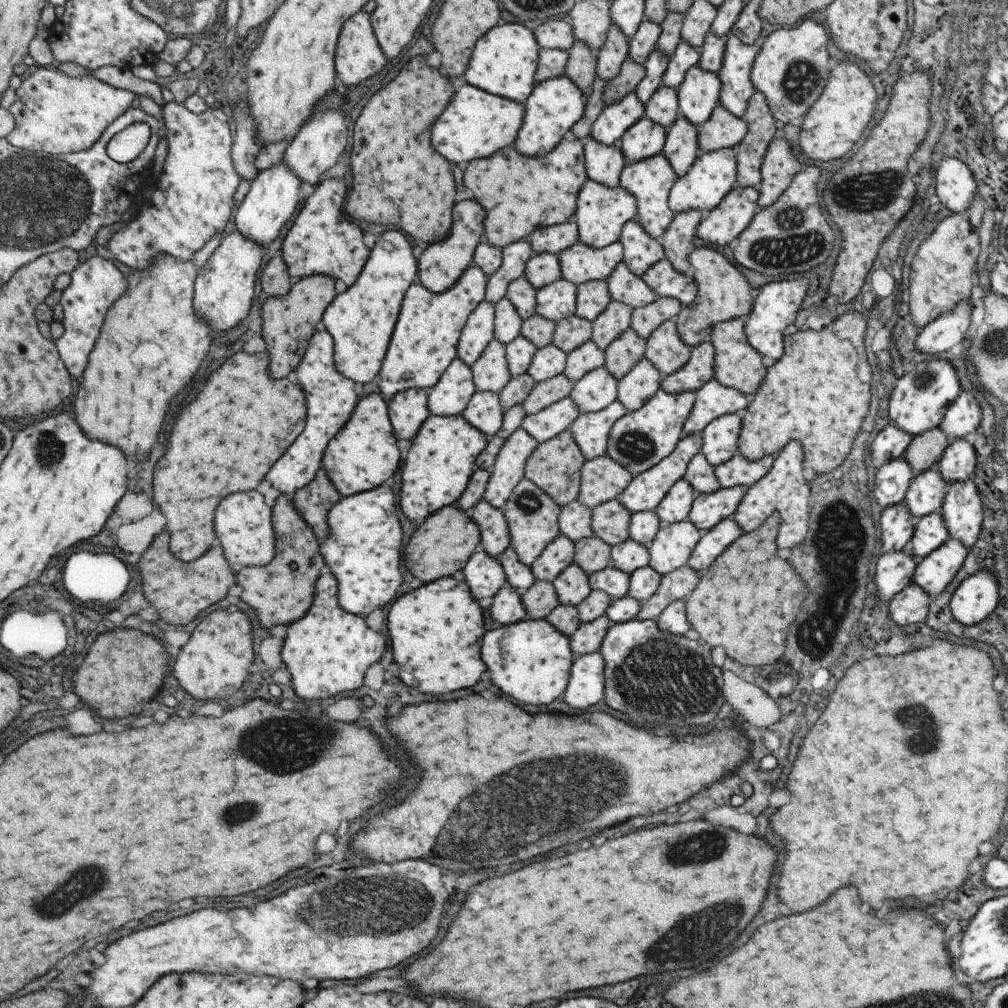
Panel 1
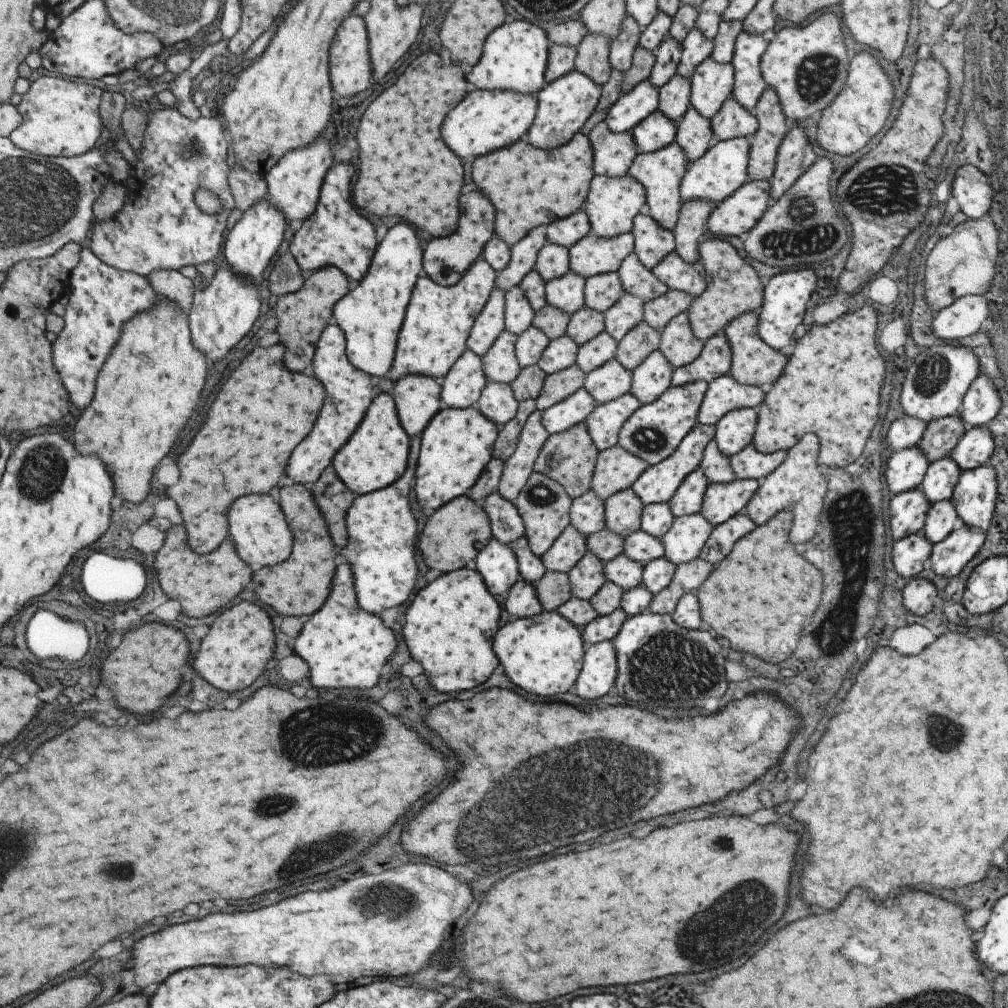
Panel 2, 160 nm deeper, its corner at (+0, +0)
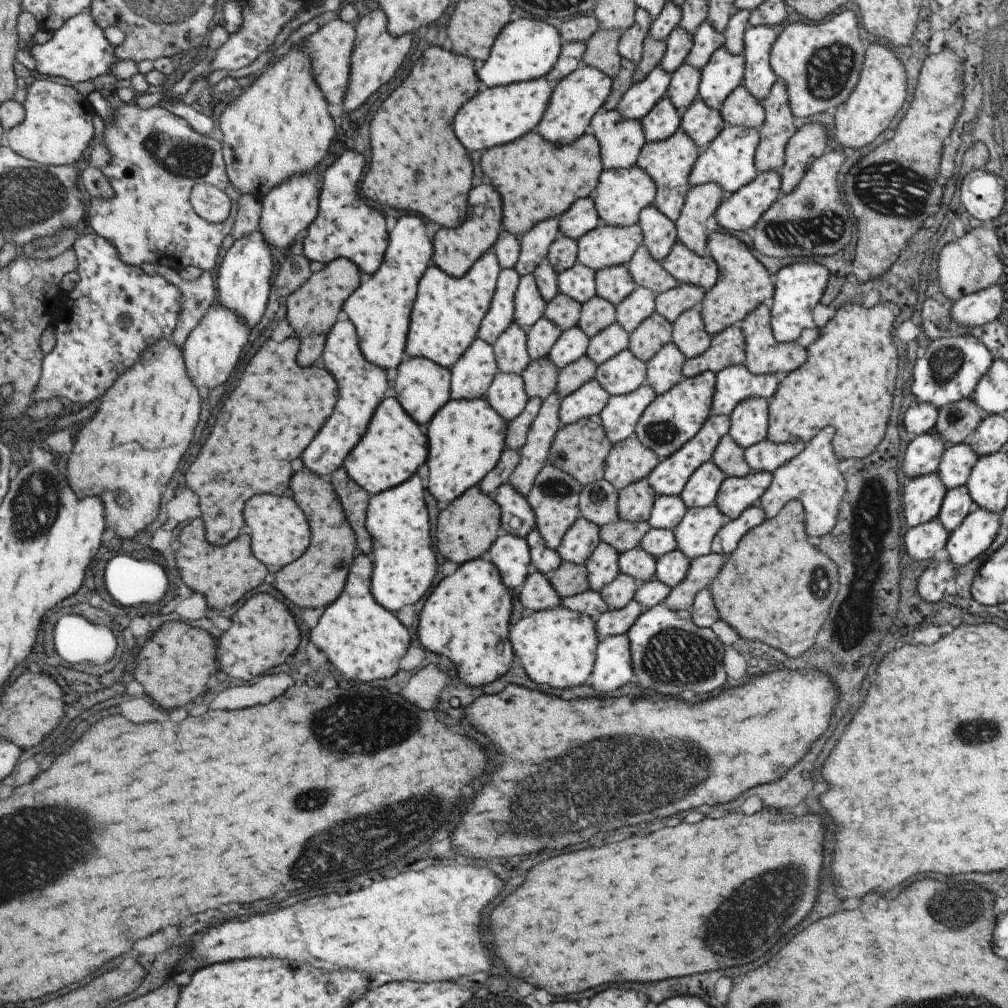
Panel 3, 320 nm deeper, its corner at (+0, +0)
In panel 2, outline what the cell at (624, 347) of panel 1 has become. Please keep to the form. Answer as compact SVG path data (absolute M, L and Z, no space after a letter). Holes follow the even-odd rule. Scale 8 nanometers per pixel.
M641 321L619 340L614 357L627 370L632 371L648 354L658 348L659 343L660 331Z

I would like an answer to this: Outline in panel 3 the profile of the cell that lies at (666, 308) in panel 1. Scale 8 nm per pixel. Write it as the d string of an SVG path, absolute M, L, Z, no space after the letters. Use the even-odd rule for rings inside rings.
M679 283L655 296L654 312L672 323L683 311L699 306L704 294L700 286Z

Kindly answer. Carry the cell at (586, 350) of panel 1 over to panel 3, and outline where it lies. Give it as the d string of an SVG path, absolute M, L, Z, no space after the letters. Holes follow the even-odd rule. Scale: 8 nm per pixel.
M617 322L588 338L586 354L596 365L628 348L628 332Z

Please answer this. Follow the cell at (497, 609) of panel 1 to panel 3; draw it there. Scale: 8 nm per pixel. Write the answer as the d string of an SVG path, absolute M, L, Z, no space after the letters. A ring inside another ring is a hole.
M537 570L529 572L517 596L525 613L559 606L561 598L548 579L548 576Z

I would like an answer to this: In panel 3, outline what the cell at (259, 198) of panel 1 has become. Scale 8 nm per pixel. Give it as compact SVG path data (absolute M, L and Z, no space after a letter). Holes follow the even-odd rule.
M261 230L254 232L251 236L235 240L233 246L225 252L220 264L216 281L218 302L240 315L250 329L255 328L265 316L275 264L275 253L272 252L270 244L267 244Z

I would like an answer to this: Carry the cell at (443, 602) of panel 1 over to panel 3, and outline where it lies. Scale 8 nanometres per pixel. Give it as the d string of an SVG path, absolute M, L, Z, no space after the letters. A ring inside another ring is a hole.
M477 557L461 563L453 574L441 576L424 597L415 643L450 660L464 683L493 682L509 670L515 655L508 637L511 599L491 561Z

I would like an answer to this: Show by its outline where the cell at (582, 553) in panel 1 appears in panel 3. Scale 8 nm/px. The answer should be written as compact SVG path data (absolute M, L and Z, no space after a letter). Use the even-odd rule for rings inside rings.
M618 518L615 522L603 525L598 530L598 537L621 554L639 546L640 540L649 529L646 521L629 522Z

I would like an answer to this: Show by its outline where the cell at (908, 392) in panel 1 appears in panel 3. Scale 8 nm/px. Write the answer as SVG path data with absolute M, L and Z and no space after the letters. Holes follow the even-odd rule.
M967 333L932 339L924 349L925 354L915 361L912 368L911 394L917 403L932 404L937 410L971 396L993 360L983 342Z

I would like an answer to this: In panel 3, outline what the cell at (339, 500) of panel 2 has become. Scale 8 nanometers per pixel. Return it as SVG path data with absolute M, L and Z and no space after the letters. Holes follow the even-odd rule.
M343 466L333 471L328 480L332 484L334 493L344 508L344 515L347 517L349 526L356 536L357 548L361 550L361 554L369 556L372 553L372 538L365 528L364 520L370 495L364 488L361 488L361 485L348 477Z

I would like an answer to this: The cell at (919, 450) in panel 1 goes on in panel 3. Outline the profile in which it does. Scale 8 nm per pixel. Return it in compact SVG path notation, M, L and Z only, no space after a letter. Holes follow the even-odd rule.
M971 396L945 405L937 411L933 431L942 438L945 447L967 441L983 417L982 410Z

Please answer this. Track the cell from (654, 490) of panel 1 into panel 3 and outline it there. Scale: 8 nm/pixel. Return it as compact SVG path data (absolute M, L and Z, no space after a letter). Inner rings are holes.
M709 414L701 428L685 444L681 445L673 454L660 460L646 476L648 483L651 485L656 495L679 495L683 490L687 479L693 474L693 471L707 462L712 457L714 448L719 439L728 434L730 427L730 416L726 414Z

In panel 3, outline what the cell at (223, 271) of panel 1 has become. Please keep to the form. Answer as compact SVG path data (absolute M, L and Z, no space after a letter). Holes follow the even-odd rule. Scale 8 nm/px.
M218 300L213 302L205 318L191 332L183 348L191 380L195 380L199 388L209 388L209 390L225 384L241 360L245 344L249 342L249 331L248 324L245 324L240 315L225 308Z

